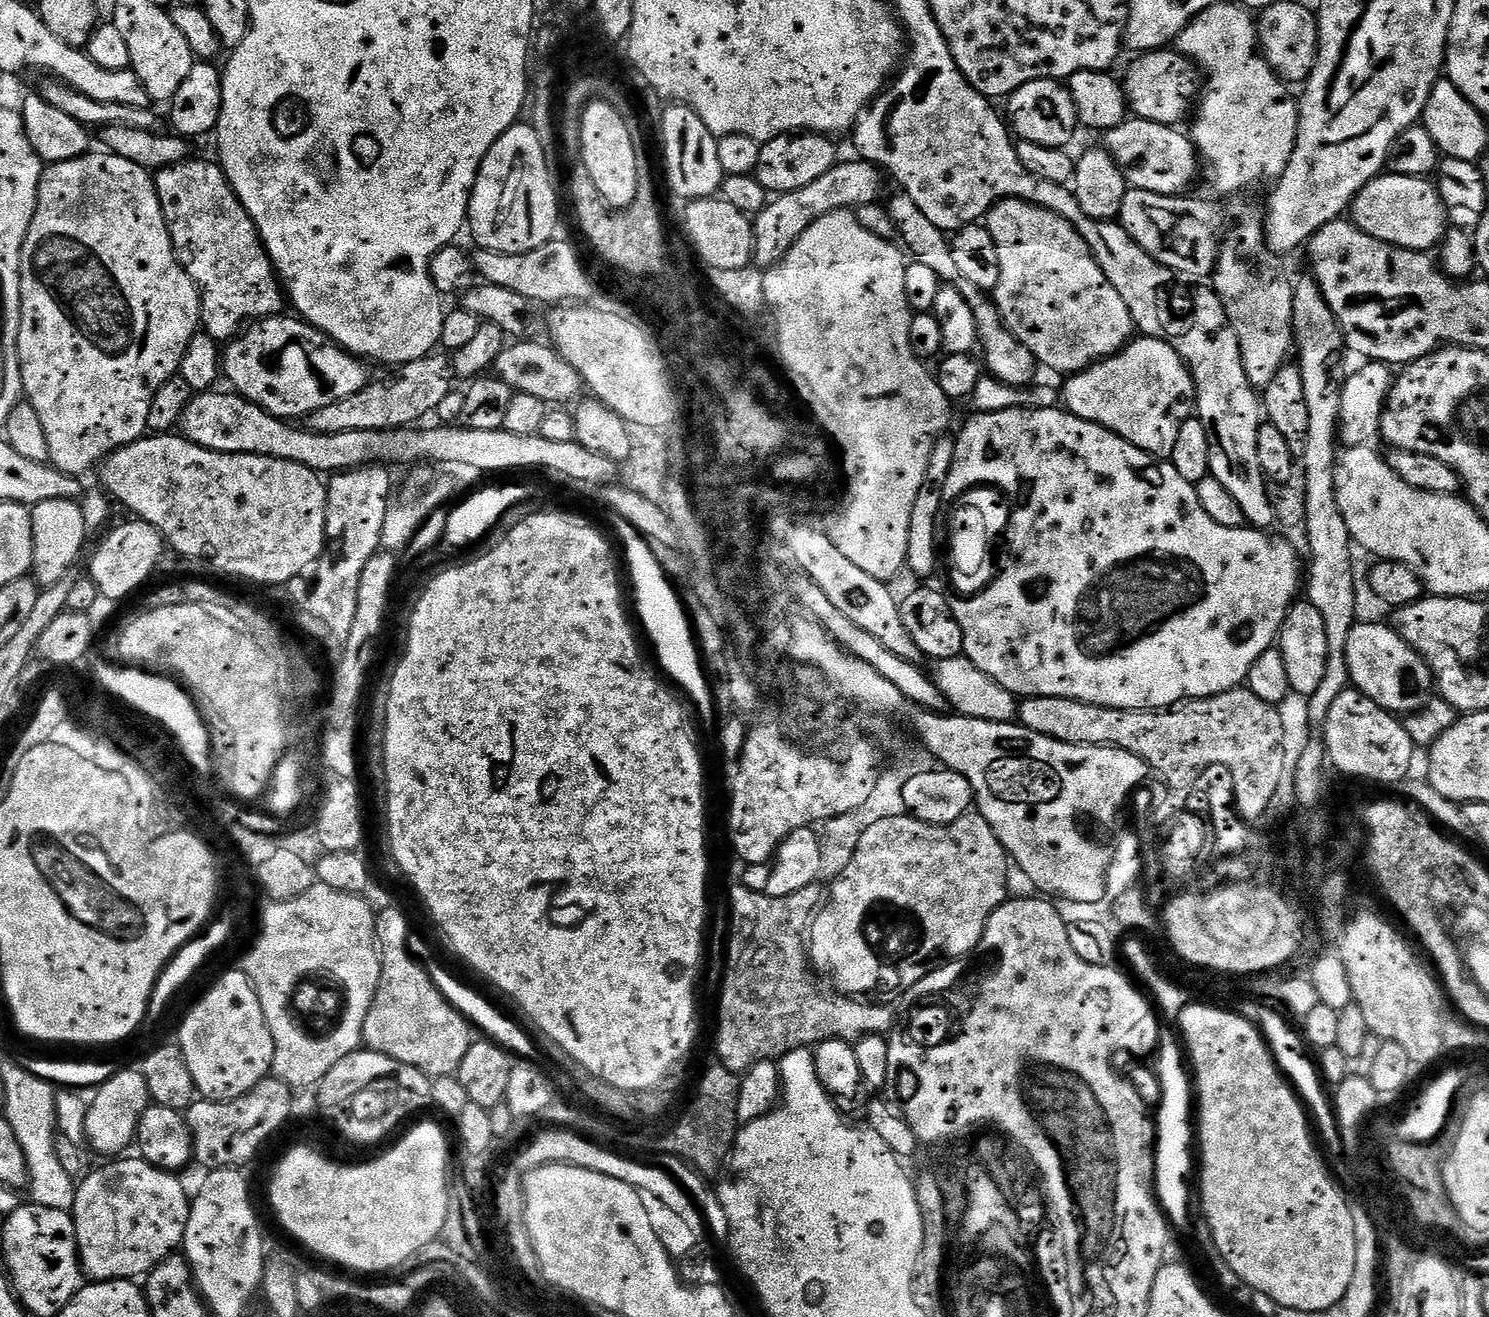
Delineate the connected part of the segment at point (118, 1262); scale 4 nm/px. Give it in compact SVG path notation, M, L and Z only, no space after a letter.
M116 1158L111 1162L104 1162L101 1168L93 1167L76 1185L74 1206L70 1211L78 1238L80 1267L85 1277L92 1282L135 1281L137 1278L147 1277L153 1268L173 1255L184 1243L190 1192L184 1189L181 1177L172 1172L163 1172L143 1158L124 1159L128 1158Z

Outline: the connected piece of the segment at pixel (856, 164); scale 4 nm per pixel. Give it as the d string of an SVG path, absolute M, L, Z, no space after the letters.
M853 158L845 162L837 162L822 178L810 182L810 186L802 186L802 190L781 192L769 199L768 205L753 219L755 230L755 250L753 261L762 270L772 268L794 246L794 242L818 218L831 212L857 210L860 207L881 203L880 195L884 192L886 176L881 169L869 160Z

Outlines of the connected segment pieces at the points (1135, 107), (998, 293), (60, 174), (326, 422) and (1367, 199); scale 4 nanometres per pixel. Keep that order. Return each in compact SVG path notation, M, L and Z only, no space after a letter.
M1175 50L1145 52L1133 60L1136 61L1129 66L1128 77L1122 80L1131 115L1137 120L1183 125L1183 120L1187 121L1193 115L1202 95L1201 69Z
M1001 200L988 211L986 226L994 238L994 246L998 246L1002 265L994 293L996 309L1022 346L1034 354L1037 365L1045 364L1052 372L1075 374L1116 355L1133 339L1132 315L1126 302L1122 302L1122 294L1110 286L1086 242L1066 218L1025 200Z
M107 150L99 151L74 160L47 165L41 171L36 213L22 246L20 263L22 326L18 330L18 358L21 362L24 395L27 403L32 404L38 412L38 419L42 422L52 467L65 472L67 476L77 478L83 477L83 472L90 471L92 467L95 469L119 448L144 439L148 432L150 404L154 402L154 396L158 394L158 390L162 390L165 382L179 373L182 354L186 354L190 338L194 338L201 327L200 290L188 277L188 271L178 262L172 245L172 233L168 231L164 221L164 211L149 169L121 156L113 156Z
M433 354L418 358L409 364L401 364L393 376L385 380L370 382L350 398L342 402L333 402L331 406L322 406L322 410L307 417L307 427L318 434L346 434L350 430L374 430L389 432L395 428L410 428L419 425L423 416L430 417L437 411L442 398L454 390L454 371L451 359L447 355Z
M1381 174L1374 177L1354 198L1350 220L1358 230L1378 242L1422 253L1432 250L1428 248L1435 249L1450 228L1439 187L1422 176Z

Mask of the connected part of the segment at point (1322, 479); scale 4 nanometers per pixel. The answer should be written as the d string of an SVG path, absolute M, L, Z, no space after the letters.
M1307 274L1300 281L1295 281L1292 293L1294 294L1294 318L1292 330L1294 333L1294 346L1300 352L1298 367L1302 374L1302 390L1306 390L1306 407L1310 413L1310 434L1306 438L1306 450L1302 457L1302 472L1304 480L1302 487L1305 496L1304 528L1308 532L1309 548L1307 555L1312 556L1310 572L1306 574L1306 592L1308 588L1307 603L1322 614L1322 623L1326 626L1326 674L1322 674L1322 682L1312 696L1307 697L1308 720L1316 726L1322 726L1334 706L1338 694L1342 694L1350 687L1348 667L1346 666L1346 638L1350 638L1350 630L1357 624L1356 616L1356 572L1352 569L1352 548L1354 541L1350 530L1346 526L1346 518L1342 518L1342 510L1338 510L1336 497L1336 462L1338 459L1338 433L1340 430L1340 407L1342 406L1342 375L1340 376L1340 355L1345 355L1346 345L1344 335L1340 329L1338 318L1334 310L1326 302L1320 284L1315 275Z

